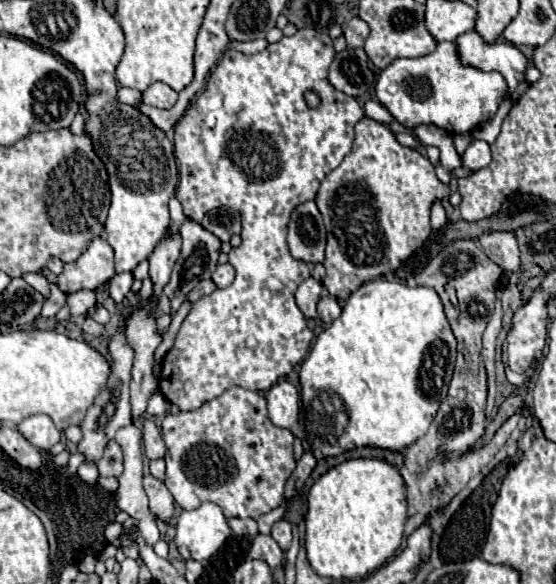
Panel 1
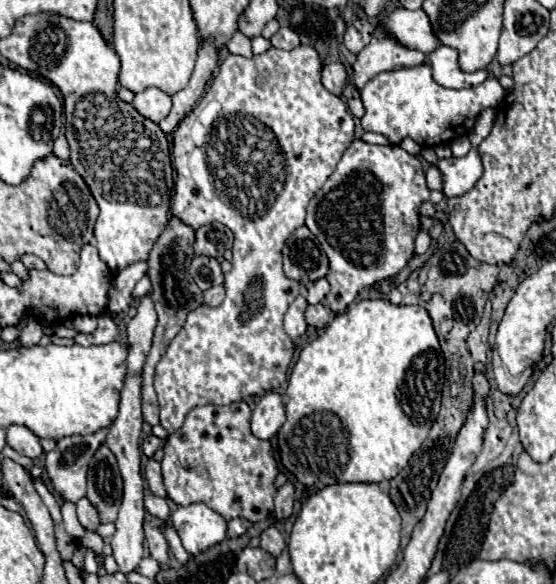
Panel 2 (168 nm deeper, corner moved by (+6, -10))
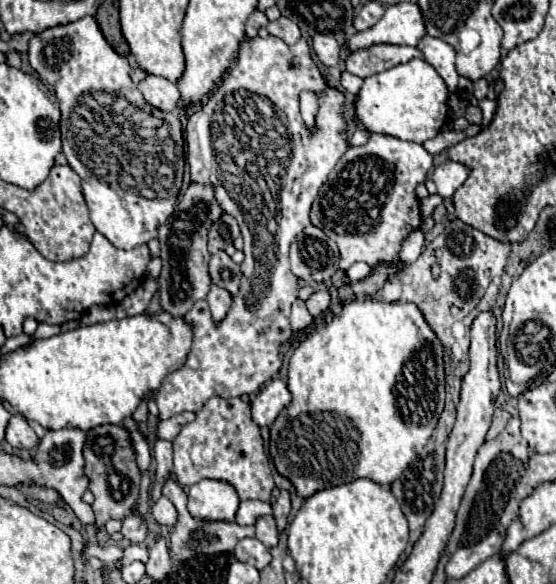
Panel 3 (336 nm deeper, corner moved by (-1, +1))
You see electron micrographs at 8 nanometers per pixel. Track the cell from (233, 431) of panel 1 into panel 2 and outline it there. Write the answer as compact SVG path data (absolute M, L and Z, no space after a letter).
M233 402L227 406L199 406L193 408L183 428L171 434L167 440L163 466L163 480L167 496L187 506L193 502L205 502L215 508L225 520L247 518L251 522L265 520L273 510L277 464L271 454L271 444L253 436L249 422L251 408L245 402Z

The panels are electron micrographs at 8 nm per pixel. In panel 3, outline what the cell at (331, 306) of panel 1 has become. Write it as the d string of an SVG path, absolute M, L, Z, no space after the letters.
M318 291L318 293L314 293L314 295L306 301L306 307L308 307L308 311L310 311L314 317L322 315L322 313L330 307L330 293L328 293L328 291Z

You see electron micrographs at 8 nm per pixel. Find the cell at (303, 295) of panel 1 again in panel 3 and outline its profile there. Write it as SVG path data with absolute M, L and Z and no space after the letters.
M296 299L292 303L292 315L290 315L290 323L294 331L302 331L312 323L312 315L306 309L306 303L302 299Z

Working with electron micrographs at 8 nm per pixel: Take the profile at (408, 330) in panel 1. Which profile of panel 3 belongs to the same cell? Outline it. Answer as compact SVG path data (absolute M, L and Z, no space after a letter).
M378 299L346 303L342 313L336 315L330 325L326 325L324 329L306 337L290 357L288 389L292 393L292 403L280 413L280 417L270 427L270 455L274 459L276 469L296 485L298 495L302 495L304 499L320 489L336 487L336 485L342 485L342 483L348 483L348 481L354 481L360 477L368 477L380 485L390 485L394 479L398 479L402 475L402 471L410 465L410 461L422 451L422 447L430 439L430 435L440 419L440 413L444 409L444 359L442 359L442 355L444 355L444 347L442 347L438 335L426 323L418 305L400 303L400 301L386 303L386 301L378 301Z

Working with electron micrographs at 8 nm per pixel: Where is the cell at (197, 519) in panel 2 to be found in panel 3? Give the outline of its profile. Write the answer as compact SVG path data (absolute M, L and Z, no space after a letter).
M202 479L188 489L188 509L202 521L234 521L238 495L232 485L214 479Z

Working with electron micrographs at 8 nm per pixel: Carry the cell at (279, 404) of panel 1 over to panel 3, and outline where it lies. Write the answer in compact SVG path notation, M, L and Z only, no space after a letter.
M272 379L252 399L252 419L260 427L270 427L276 417L290 405L290 391L282 379Z

